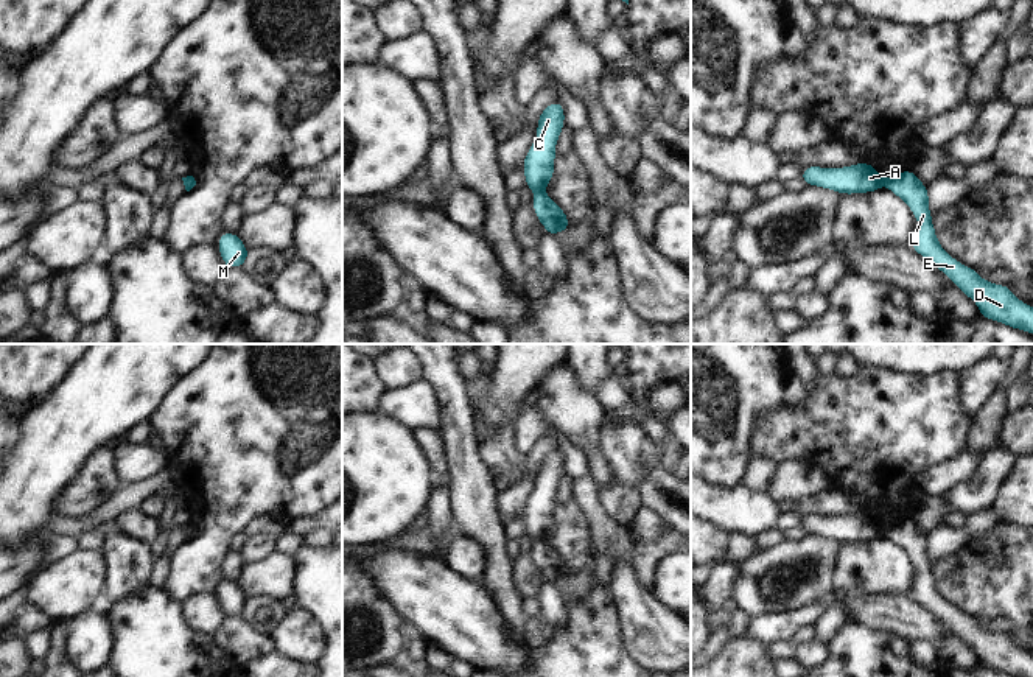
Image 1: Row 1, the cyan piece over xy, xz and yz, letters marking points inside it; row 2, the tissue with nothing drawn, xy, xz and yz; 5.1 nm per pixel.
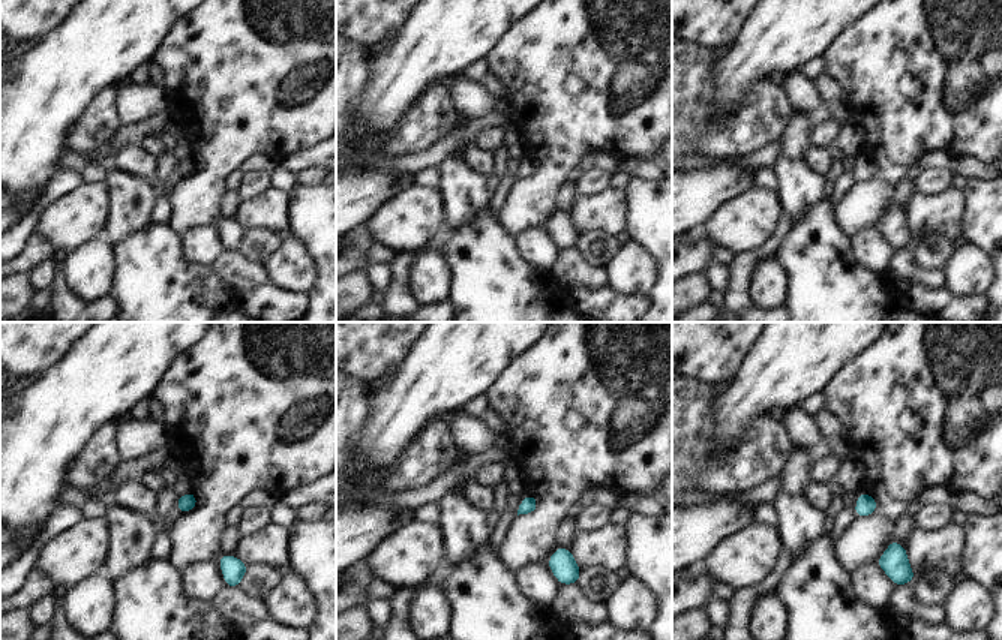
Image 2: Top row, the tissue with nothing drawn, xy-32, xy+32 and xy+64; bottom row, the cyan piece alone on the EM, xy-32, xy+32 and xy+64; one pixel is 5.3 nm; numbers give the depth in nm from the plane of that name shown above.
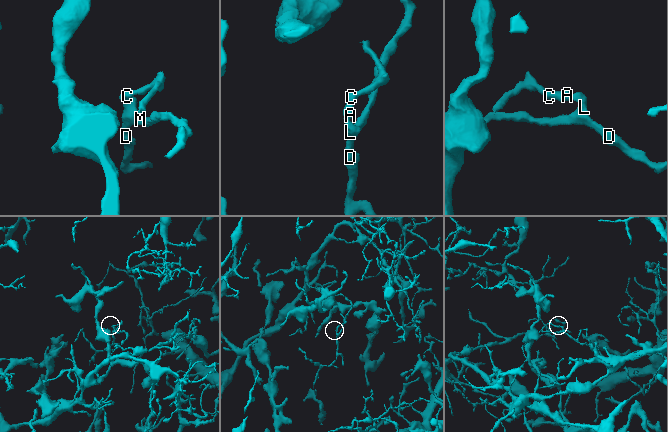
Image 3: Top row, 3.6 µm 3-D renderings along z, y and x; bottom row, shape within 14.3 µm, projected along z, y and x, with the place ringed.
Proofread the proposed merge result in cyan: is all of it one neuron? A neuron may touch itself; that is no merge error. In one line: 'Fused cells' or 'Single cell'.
Fused cells

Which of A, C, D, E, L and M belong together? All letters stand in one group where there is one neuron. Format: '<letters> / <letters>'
A C / D E L M

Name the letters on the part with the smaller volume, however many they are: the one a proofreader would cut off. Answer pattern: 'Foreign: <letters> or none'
Foreign: A, C

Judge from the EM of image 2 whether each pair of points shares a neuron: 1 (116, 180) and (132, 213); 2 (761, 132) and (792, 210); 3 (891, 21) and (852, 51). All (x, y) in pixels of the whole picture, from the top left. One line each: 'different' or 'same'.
1: same
2: different
3: same

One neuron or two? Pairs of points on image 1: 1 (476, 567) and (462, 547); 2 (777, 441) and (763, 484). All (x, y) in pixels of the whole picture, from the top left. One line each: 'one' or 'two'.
1: one
2: two

